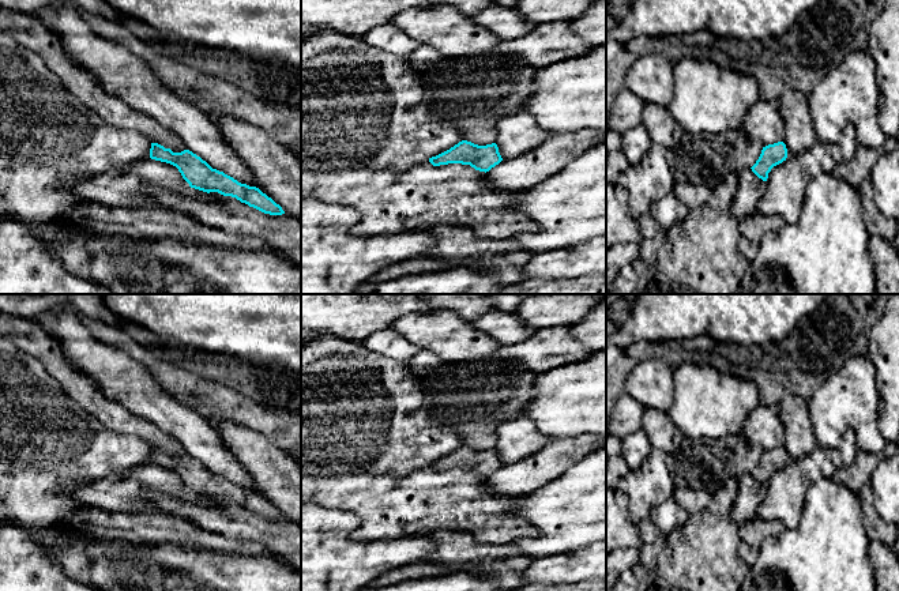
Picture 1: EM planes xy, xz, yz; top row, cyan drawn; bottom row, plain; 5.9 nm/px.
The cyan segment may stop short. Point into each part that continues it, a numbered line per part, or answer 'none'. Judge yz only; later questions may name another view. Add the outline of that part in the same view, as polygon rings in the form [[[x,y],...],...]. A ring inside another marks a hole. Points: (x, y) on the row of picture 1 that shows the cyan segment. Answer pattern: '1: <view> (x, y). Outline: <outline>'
none

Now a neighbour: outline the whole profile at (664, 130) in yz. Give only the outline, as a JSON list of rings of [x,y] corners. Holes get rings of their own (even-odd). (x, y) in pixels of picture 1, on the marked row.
[[[644,102],[642,124],[650,135],[651,142],[667,151],[673,150],[684,135],[684,129],[674,120],[669,108],[651,102]]]

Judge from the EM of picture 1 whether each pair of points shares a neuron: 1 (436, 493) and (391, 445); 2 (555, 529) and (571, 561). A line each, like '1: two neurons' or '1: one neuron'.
1: two neurons
2: two neurons

